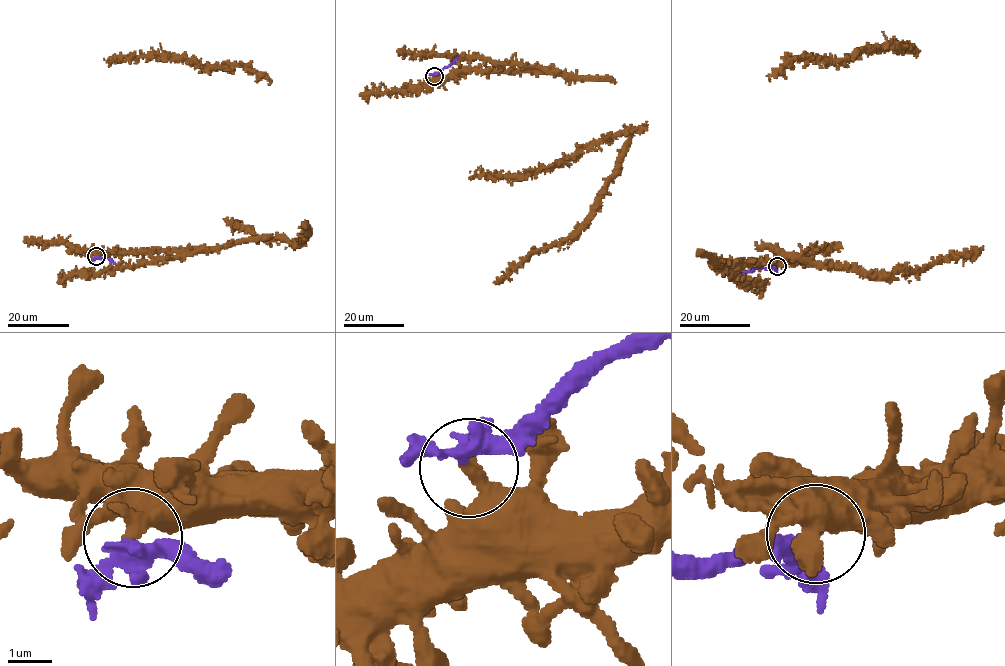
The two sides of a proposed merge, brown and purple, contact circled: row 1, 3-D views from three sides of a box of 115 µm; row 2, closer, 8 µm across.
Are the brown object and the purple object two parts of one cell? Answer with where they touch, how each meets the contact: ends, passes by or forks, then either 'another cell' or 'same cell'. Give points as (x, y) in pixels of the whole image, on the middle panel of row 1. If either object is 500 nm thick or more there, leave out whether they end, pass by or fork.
at (434, 76); brown ends there; purple forks there; another cell

